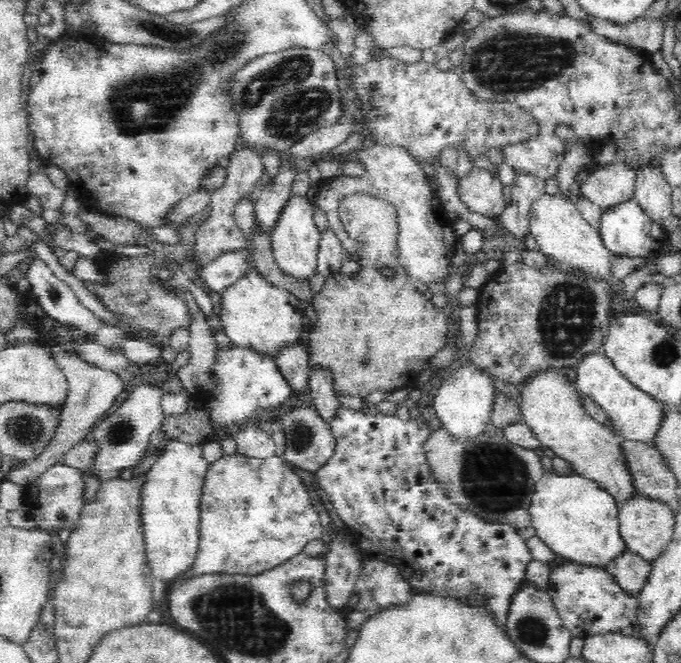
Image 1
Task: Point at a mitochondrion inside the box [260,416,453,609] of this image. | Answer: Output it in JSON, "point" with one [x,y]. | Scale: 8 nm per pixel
{"point":[300,437]}

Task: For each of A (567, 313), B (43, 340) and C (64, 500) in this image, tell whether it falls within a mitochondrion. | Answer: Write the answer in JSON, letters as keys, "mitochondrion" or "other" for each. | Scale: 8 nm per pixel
{"A":"mitochondrion","B":"other","C":"other"}

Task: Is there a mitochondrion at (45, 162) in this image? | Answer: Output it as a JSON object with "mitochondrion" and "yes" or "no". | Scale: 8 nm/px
{"mitochondrion":"no"}

